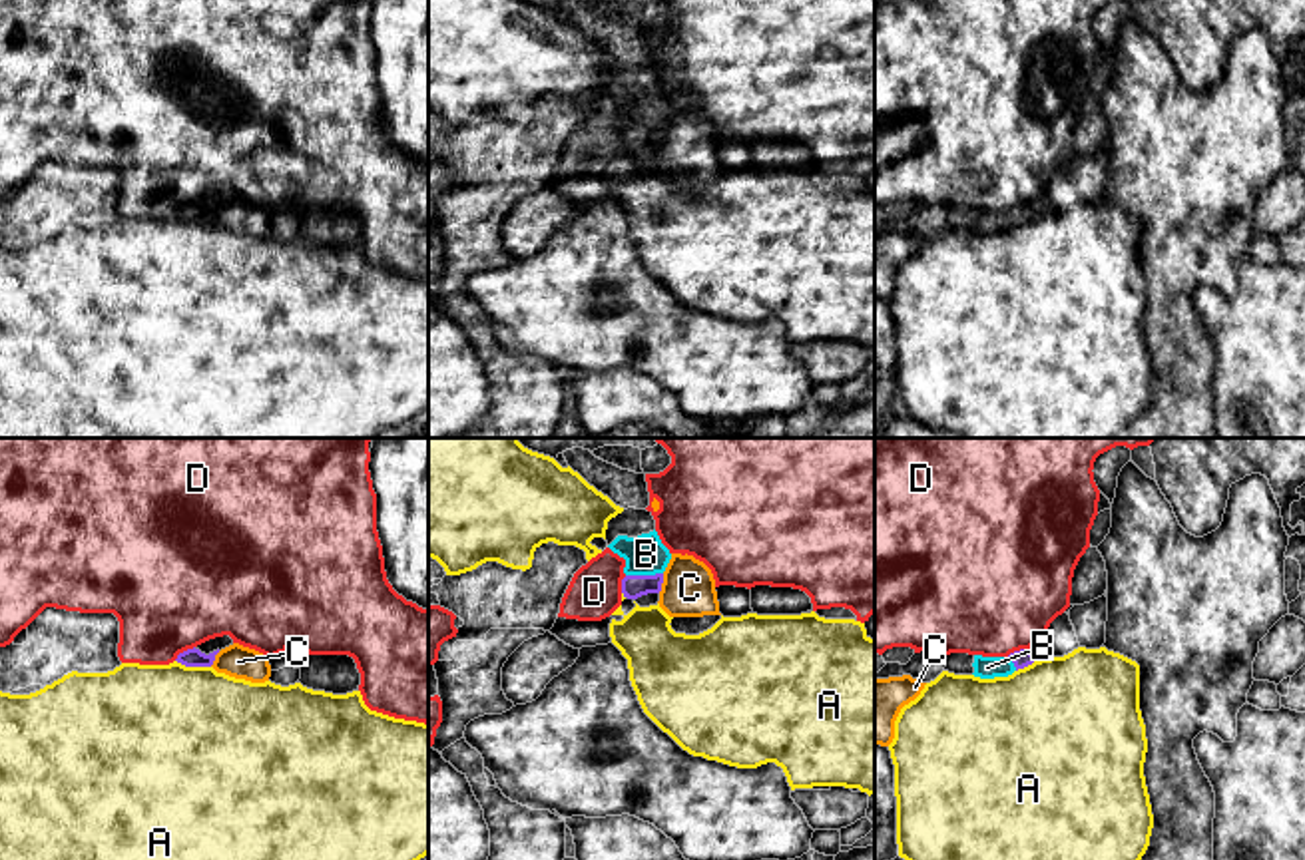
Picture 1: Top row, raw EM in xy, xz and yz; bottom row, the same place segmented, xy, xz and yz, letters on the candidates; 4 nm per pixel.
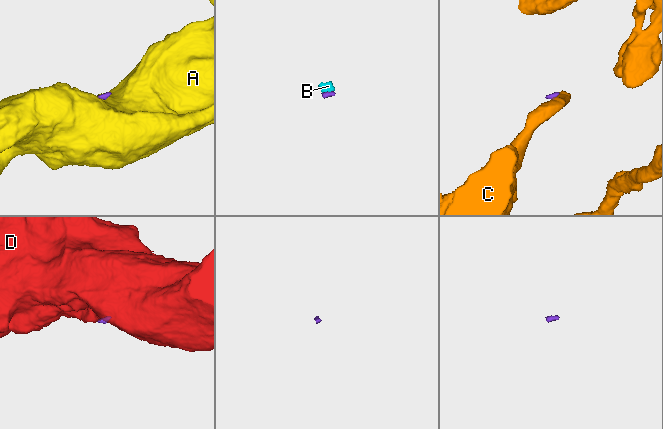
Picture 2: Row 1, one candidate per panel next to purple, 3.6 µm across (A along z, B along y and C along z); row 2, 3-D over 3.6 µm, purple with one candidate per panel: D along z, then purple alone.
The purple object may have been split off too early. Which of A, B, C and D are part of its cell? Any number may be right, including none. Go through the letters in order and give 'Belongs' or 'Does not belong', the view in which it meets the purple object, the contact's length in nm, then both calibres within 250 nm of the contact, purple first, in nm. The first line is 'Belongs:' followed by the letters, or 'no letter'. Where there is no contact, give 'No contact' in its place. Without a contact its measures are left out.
Belongs: B
A: Does not belong. Touches purple in xy. Shared border 150 nm. Thickness 80 nm (purple) against 500 nm
B: Belongs. Touches purple in xz. Shared border 150 nm. Thickness 100 nm (purple) against 160 nm
C: Does not belong. Touches purple in xz. Shared border 80 nm. Thickness 100 nm (purple) against 220 nm
D: Does not belong. Touches purple in xy. Shared border 110 nm. Thickness 80 nm (purple) against 480 nm

